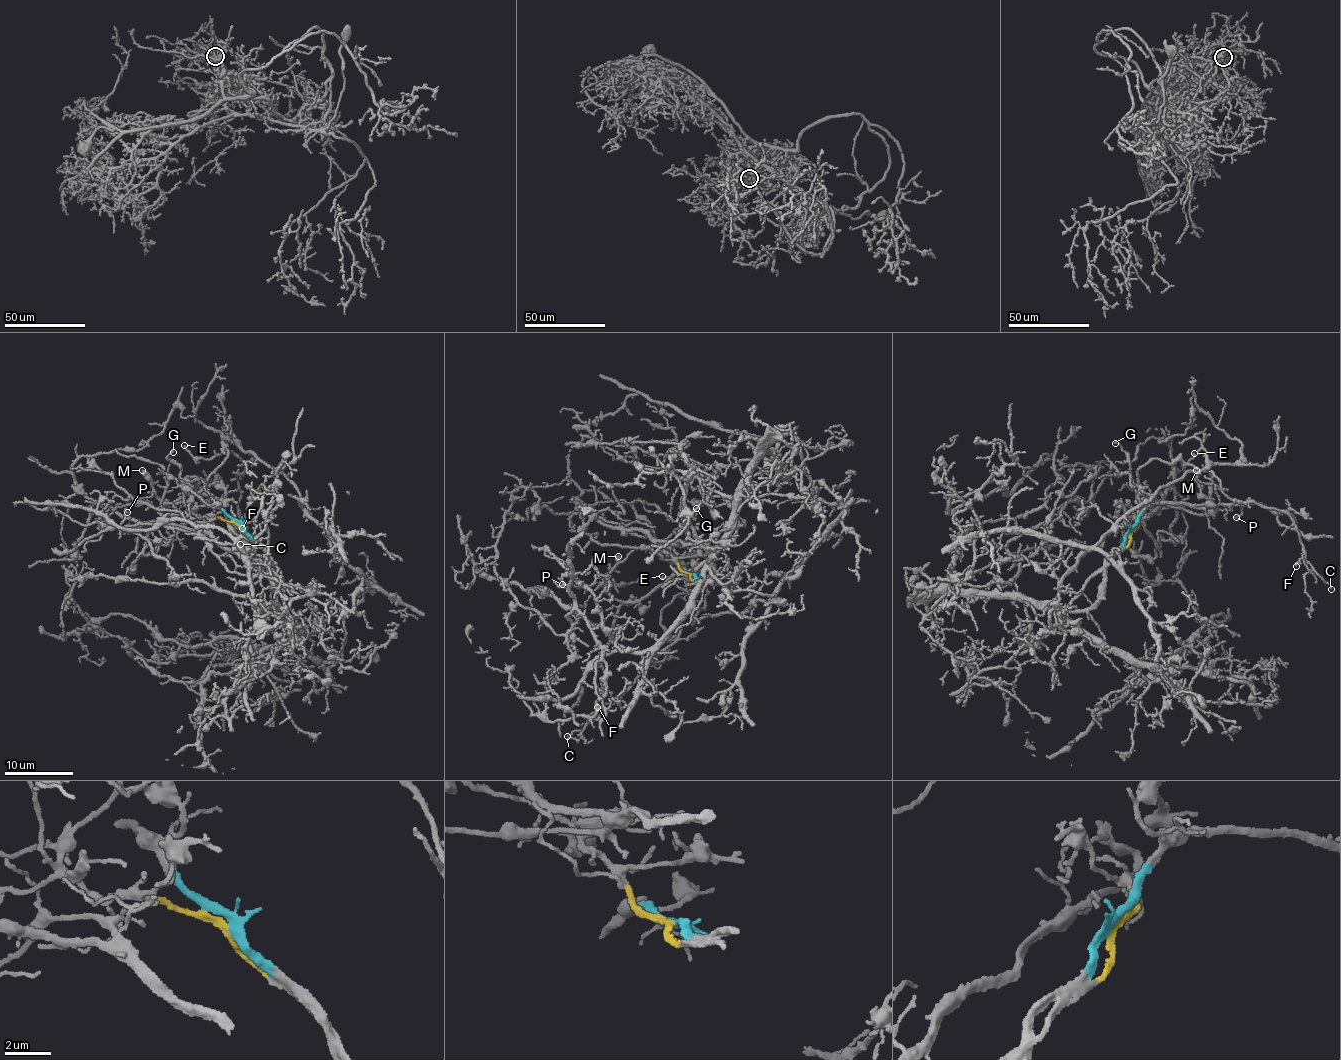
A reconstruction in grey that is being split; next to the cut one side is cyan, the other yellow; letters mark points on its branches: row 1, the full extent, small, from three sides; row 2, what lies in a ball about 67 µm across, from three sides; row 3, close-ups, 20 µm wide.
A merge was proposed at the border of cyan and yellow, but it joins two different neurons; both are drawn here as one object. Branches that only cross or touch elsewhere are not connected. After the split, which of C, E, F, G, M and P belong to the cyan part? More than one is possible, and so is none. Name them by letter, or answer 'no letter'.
M

